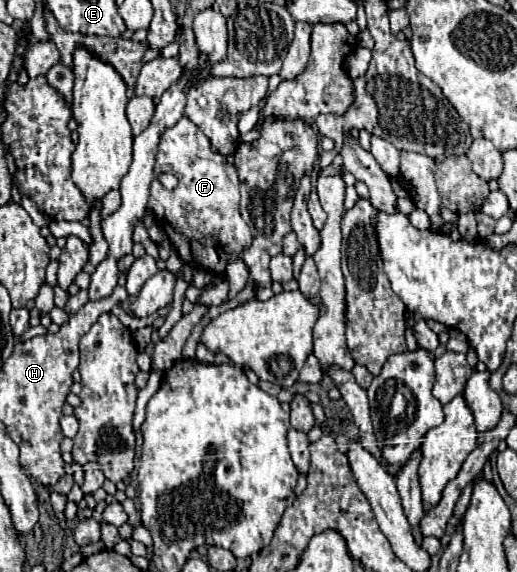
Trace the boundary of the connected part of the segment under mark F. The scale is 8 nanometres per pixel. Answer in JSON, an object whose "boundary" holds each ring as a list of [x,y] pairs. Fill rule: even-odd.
{"boundary":[[[183,115],[173,127],[161,131],[153,171],[155,179],[149,189],[147,209],[153,213],[155,223],[165,231],[185,265],[225,277],[227,265],[237,261],[239,253],[249,249],[253,239],[239,213],[239,179],[235,165],[227,163],[225,155],[211,151],[207,135]],[[161,173],[175,175],[179,179],[177,187],[171,191],[165,189],[157,179]]]}

